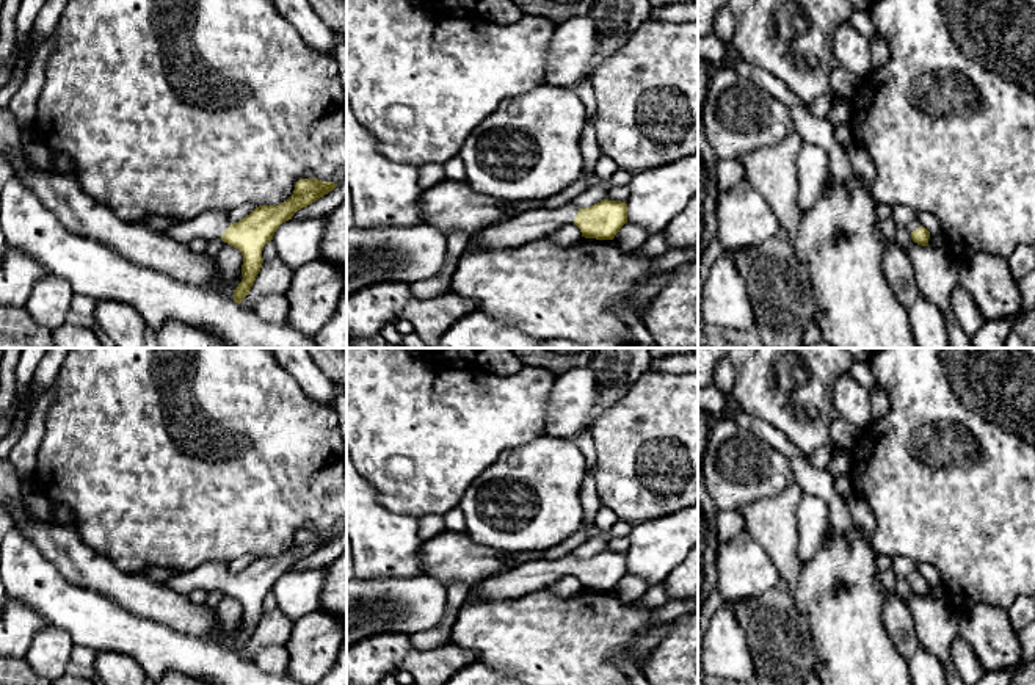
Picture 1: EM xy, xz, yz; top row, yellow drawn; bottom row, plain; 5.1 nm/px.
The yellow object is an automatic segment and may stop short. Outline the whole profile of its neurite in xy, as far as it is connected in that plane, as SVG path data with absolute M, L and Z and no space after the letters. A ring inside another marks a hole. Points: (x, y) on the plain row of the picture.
M300 530L293 545L279 556L259 556L238 574L231 574L227 563L205 563L198 569L171 577L165 585L180 594L190 594L201 588L205 591L221 589L237 599L243 607L243 630L234 641L234 652L242 654L249 644L262 619L263 597L273 591L279 577L301 561L318 552L337 538L334 533L318 530Z

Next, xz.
M604 550L577 560L568 553L557 560L536 560L508 569L472 586L467 599L505 600L549 588L561 577L574 574L585 589L613 591L627 574L627 555Z

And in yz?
M894 556L892 571L903 575L911 583L914 594L928 597L930 583L921 575L917 563L906 556Z

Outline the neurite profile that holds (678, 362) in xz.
M698 354L651 357L651 368L666 373L698 373Z

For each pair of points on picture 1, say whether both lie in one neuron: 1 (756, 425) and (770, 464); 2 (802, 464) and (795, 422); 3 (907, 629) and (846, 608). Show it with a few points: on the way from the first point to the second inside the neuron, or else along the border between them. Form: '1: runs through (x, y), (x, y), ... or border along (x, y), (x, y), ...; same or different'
1: border along (728, 419), (761, 436), (788, 461); different
2: border along (772, 427), (780, 430), (803, 453); different
3: border along (885, 599), (882, 623), (889, 641), (900, 654); different

